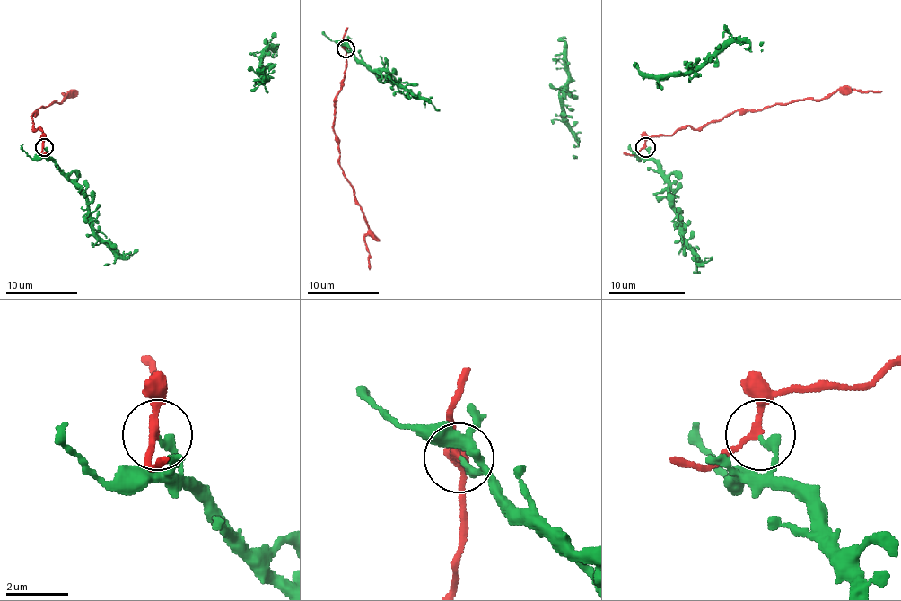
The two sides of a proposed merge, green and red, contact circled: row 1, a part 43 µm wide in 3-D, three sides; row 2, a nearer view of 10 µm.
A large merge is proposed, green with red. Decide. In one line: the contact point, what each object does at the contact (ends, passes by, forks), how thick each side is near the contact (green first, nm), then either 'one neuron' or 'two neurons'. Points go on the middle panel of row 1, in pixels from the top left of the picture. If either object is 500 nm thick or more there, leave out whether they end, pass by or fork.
at (345, 48); green ends there; red passes by; 240 nm thick on the green side, 200 nm on the other; two neurons

